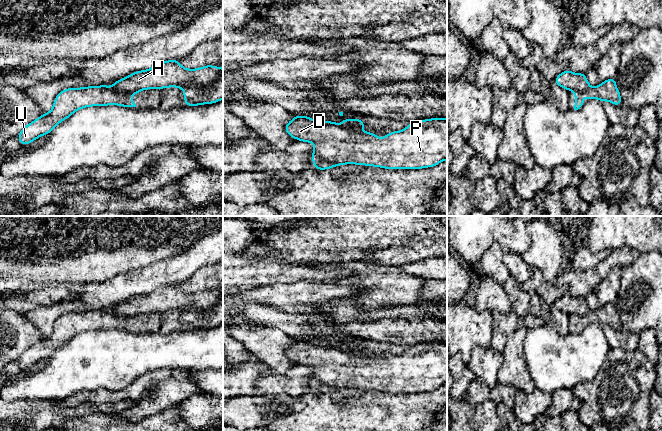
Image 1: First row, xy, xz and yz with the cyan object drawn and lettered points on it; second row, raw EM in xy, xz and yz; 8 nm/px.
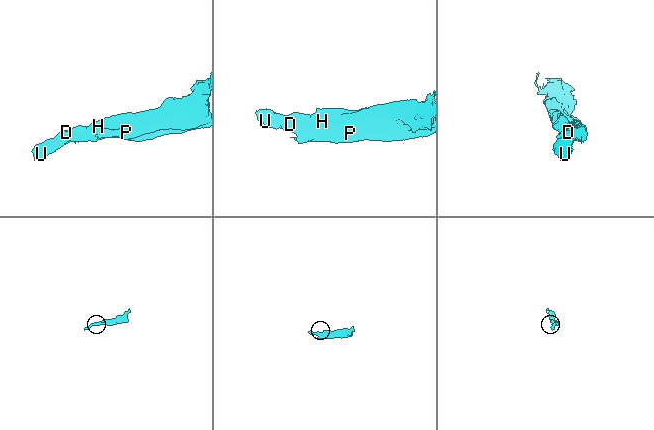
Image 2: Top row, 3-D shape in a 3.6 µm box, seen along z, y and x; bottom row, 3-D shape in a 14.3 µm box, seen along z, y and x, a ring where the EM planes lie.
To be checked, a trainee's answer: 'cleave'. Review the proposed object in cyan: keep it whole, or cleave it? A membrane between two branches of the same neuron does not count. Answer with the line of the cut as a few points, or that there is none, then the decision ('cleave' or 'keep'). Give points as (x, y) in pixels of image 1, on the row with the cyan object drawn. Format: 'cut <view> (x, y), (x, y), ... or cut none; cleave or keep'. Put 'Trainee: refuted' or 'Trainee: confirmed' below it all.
cut xy (222, 70), (207, 84), (184, 88); cleave
Trainee: confirmed

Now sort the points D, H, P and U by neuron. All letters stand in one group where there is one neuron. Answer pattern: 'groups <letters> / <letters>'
groups D P U / H

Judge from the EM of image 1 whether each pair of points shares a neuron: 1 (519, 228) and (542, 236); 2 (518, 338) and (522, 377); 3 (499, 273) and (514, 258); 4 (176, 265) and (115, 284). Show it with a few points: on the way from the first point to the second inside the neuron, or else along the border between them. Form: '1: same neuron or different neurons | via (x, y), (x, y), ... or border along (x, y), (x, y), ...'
1: different neurons | border along (526, 226), (529, 235)
2: same neuron | via (516, 348), (516, 367)
3: different neurons | border along (503, 255), (503, 261), (511, 274)
4: same neuron | via (161, 272), (130, 284)

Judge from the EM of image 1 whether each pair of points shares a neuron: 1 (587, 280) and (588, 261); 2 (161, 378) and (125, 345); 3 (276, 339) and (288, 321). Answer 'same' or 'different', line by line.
1: different
2: different
3: different

